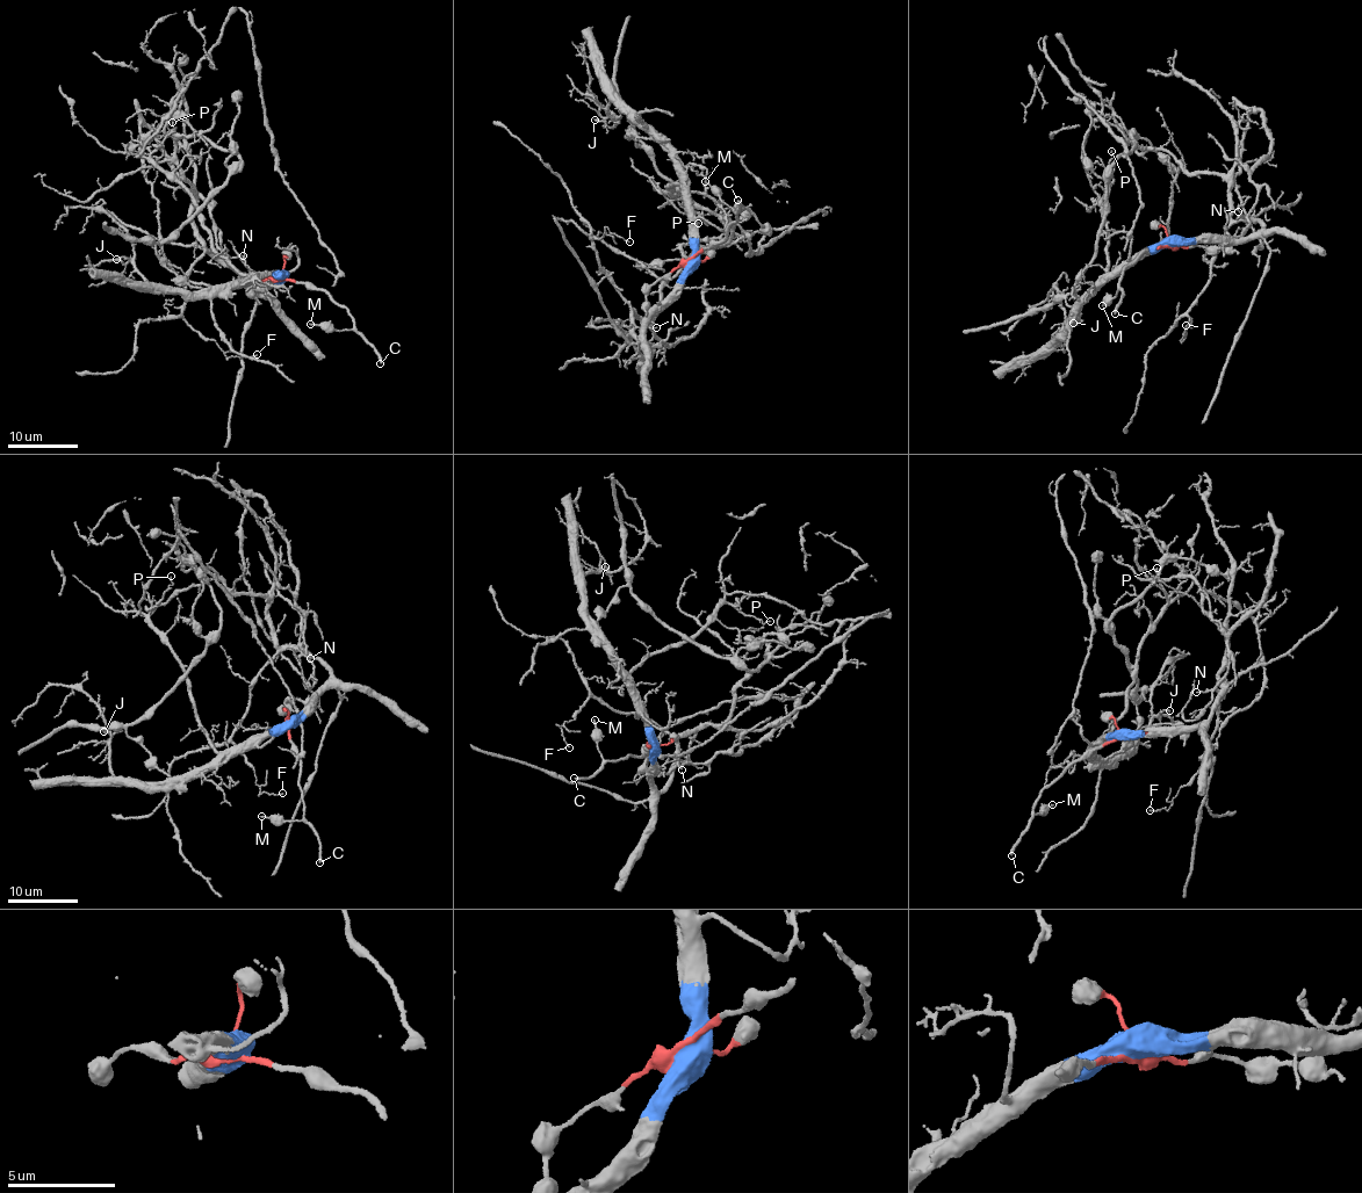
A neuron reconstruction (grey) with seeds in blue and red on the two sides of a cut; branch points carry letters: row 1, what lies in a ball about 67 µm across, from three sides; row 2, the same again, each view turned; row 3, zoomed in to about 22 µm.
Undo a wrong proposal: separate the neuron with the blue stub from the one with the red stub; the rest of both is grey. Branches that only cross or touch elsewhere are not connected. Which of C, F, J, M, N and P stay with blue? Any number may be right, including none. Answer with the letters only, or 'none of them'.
F, J, N, P

